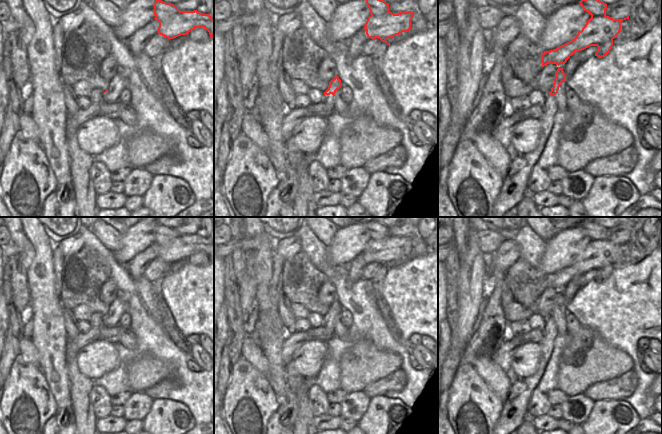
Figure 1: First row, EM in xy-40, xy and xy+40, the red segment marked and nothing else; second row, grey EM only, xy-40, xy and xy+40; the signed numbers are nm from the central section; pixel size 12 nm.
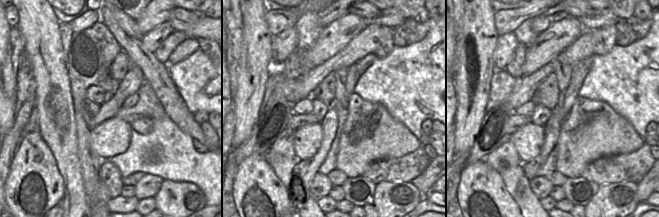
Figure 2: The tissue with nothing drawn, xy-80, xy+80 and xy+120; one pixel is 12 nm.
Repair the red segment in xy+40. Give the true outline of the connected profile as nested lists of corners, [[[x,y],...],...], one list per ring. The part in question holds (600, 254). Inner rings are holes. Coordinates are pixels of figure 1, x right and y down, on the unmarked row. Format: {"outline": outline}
{"outline": [[[593,221],[582,223],[579,227],[591,242],[573,264],[541,278],[542,292],[547,288],[558,290],[565,288],[576,275],[582,275],[590,270],[598,271],[595,280],[604,281],[610,276],[613,263],[621,255],[621,246],[629,243],[630,240],[629,238],[624,243],[613,243],[607,240],[607,228]]]}

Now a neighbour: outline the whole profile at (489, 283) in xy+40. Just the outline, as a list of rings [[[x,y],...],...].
[[[483,254],[483,258],[485,260],[486,265],[486,276],[483,281],[483,299],[487,299],[490,297],[491,293],[495,289],[495,276],[492,273],[493,269],[493,254]]]

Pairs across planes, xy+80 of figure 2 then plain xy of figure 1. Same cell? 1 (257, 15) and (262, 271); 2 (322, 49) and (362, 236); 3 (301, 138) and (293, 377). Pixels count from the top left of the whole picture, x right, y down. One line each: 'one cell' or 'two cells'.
1: two cells
2: one cell
3: two cells

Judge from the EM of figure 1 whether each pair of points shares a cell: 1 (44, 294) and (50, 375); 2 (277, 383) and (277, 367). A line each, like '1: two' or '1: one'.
1: one
2: one

